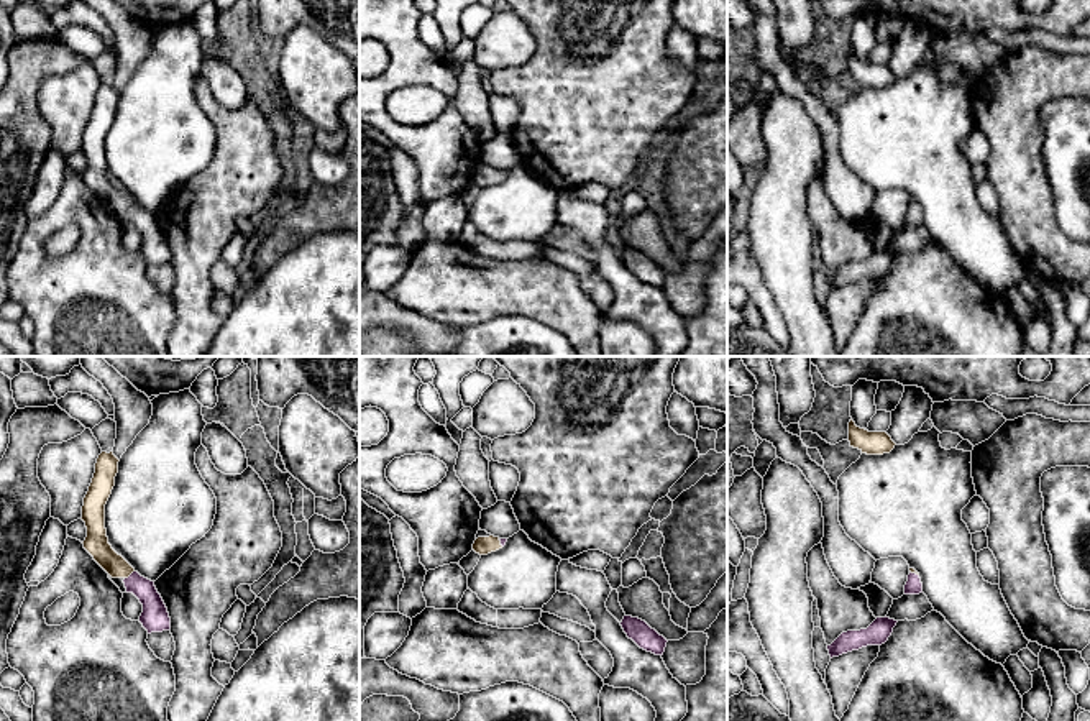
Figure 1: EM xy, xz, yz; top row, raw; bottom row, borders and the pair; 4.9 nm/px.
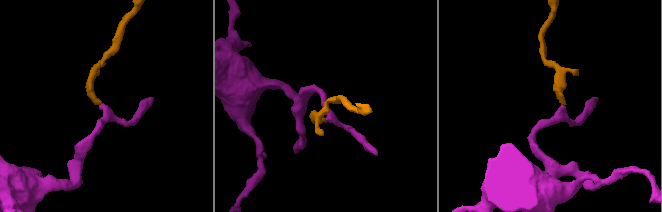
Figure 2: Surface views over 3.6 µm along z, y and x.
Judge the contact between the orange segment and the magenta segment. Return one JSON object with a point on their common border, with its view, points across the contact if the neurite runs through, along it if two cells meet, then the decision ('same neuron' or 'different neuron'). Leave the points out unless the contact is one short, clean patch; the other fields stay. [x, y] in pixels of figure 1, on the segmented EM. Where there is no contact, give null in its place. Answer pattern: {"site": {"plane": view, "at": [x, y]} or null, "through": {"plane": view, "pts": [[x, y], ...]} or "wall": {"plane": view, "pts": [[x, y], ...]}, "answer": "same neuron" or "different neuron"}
{"site": {"plane": "xy", "at": [128, 575]}, "through": {"plane": "xy", "pts": [[96, 542], [128, 575], [151, 600], [155, 618]]}, "answer": "same neuron"}

